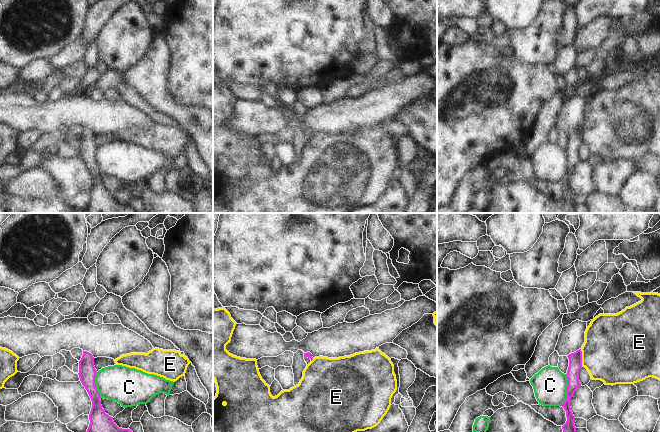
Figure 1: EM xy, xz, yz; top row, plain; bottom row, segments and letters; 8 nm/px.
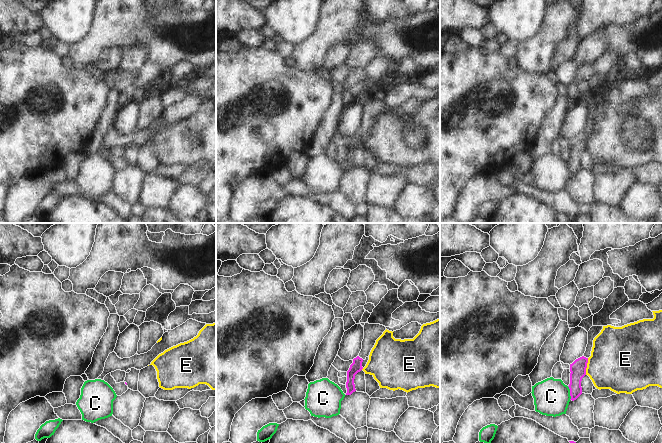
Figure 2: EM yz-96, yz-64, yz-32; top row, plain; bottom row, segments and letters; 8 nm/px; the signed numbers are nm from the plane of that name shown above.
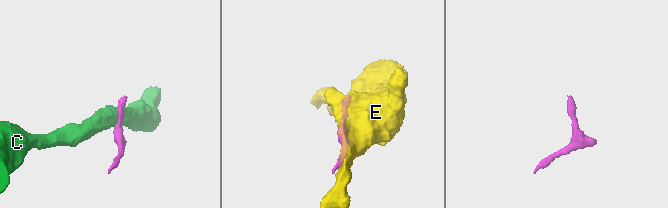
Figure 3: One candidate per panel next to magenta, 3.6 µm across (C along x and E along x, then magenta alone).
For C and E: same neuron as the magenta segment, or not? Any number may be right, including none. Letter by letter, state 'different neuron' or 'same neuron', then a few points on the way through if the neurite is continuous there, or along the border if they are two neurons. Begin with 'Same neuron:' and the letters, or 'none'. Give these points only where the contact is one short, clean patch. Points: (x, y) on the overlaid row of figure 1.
Same neuron: none
C: different neuron; border along yz (566, 374), (567, 398), (560, 405)
E: different neuron; border along yz (580, 349), (582, 365)

